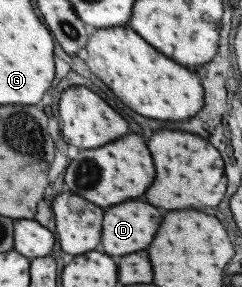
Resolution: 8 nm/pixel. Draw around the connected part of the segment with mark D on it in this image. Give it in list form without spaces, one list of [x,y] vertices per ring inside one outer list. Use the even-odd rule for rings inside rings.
[[[141,201],[113,205],[103,213],[101,249],[107,255],[125,255],[145,249],[161,221],[161,213]]]

